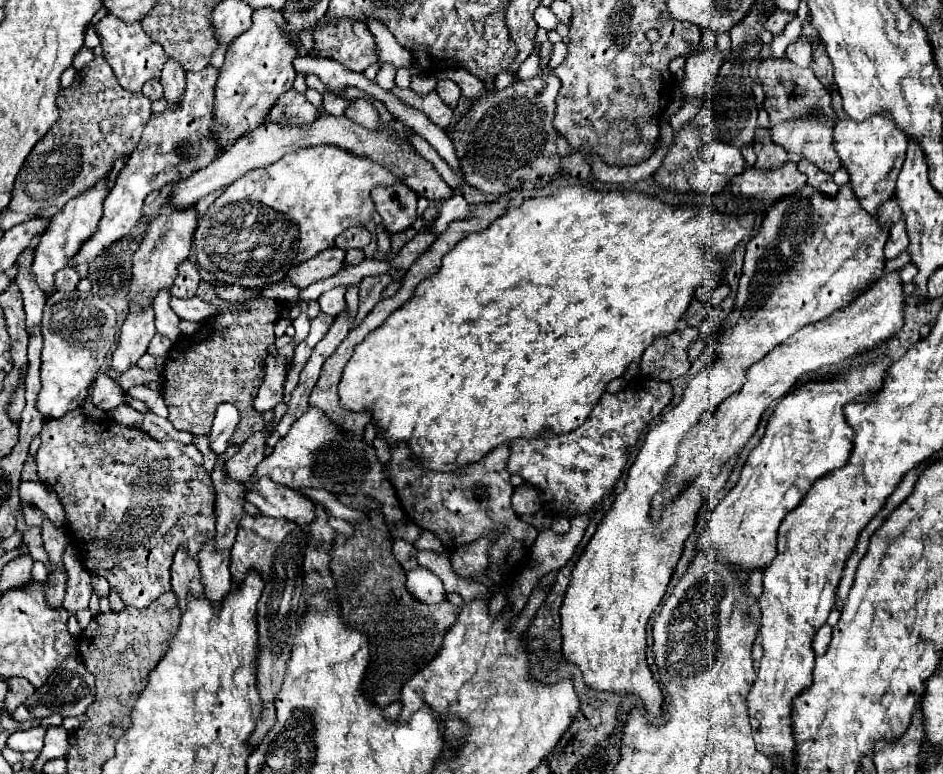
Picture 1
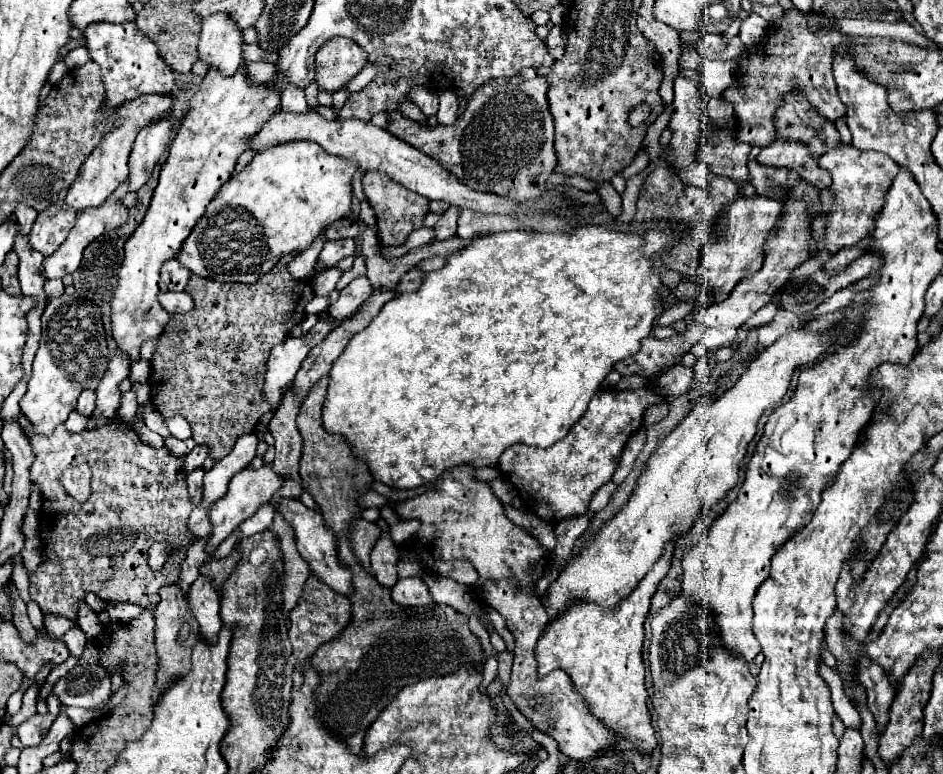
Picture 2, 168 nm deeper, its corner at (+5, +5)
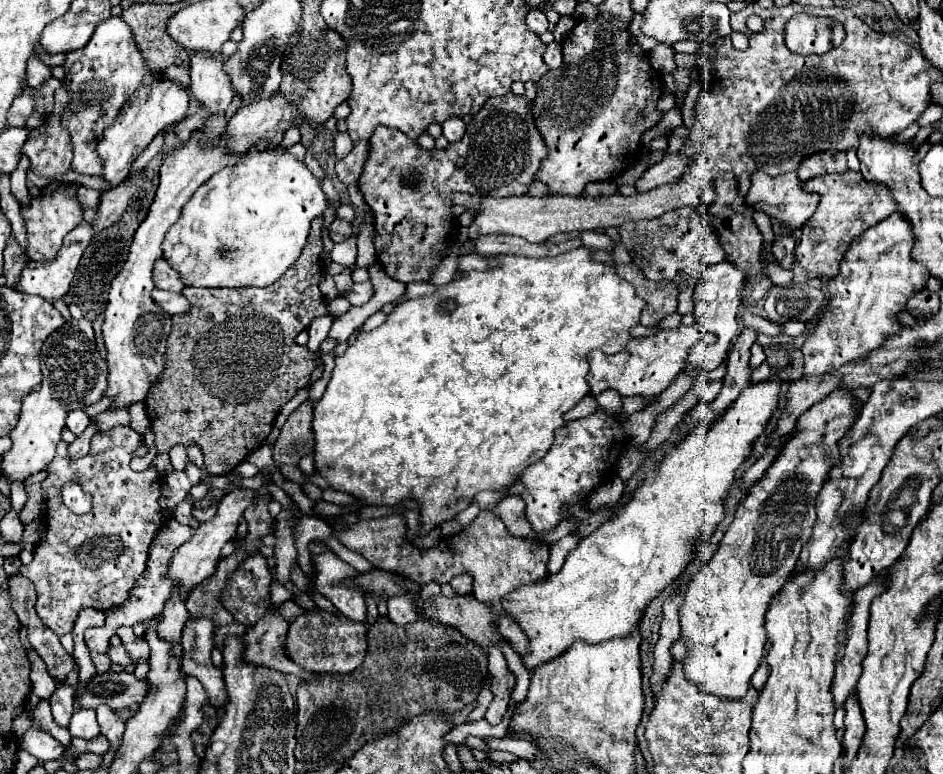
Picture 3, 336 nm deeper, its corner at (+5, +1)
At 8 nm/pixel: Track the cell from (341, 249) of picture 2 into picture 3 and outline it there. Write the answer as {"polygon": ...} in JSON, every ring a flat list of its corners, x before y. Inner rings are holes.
{"polygon":[[352,235,350,239,334,245,332,253,330,253,332,261,334,263,340,263,340,265,354,265,354,259,356,259,356,237]]}

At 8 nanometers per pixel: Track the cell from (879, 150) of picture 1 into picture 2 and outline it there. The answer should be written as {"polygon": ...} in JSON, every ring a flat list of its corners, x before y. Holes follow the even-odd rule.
{"polygon":[[844,143,820,155,818,165,828,169,832,175,836,205,830,209,828,215,824,243,830,253,836,253,842,247,856,245,862,237,870,235,870,229,874,229,874,217,880,213,884,205,884,195,898,173,898,165,894,165,894,161,890,161,890,157,886,157,884,153,878,151,862,153,860,149,854,149,852,145]]}

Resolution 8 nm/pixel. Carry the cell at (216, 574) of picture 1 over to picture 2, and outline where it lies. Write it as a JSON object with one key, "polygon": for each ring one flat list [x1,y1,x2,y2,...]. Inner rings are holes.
{"polygon":[[198,575,198,579,188,589,188,603,198,619,202,637,214,643,214,637,218,637,218,631,222,627,222,619,220,619,220,595,214,589,210,577]]}

